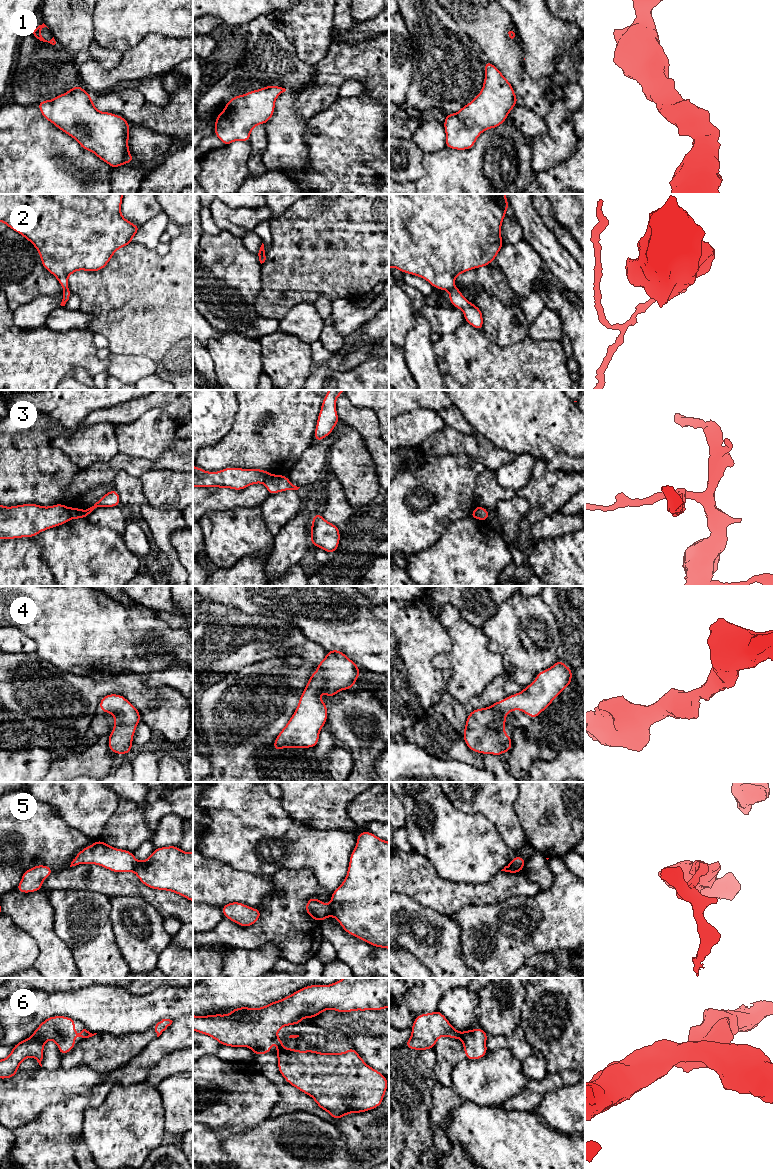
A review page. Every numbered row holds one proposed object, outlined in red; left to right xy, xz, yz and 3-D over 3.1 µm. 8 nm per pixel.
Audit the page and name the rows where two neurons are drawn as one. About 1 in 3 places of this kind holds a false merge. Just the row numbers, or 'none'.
2, 3, 5, 6

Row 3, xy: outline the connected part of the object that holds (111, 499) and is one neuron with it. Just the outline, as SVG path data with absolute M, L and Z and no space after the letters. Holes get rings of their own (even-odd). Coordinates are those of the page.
M115 489L102 496L92 507L82 510L76 507L69 508L72 519L88 518L89 514L97 507L120 506L120 495Z

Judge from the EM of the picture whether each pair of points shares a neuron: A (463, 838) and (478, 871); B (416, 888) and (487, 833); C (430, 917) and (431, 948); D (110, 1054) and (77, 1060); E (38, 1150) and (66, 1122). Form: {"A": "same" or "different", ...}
{"A": "same", "B": "different", "C": "same", "D": "same", "E": "same"}

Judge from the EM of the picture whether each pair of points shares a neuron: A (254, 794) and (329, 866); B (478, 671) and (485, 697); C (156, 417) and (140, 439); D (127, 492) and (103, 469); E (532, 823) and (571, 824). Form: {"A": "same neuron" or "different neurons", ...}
{"A": "same neuron", "B": "different neurons", "C": "same neuron", "D": "different neurons", "E": "same neuron"}

